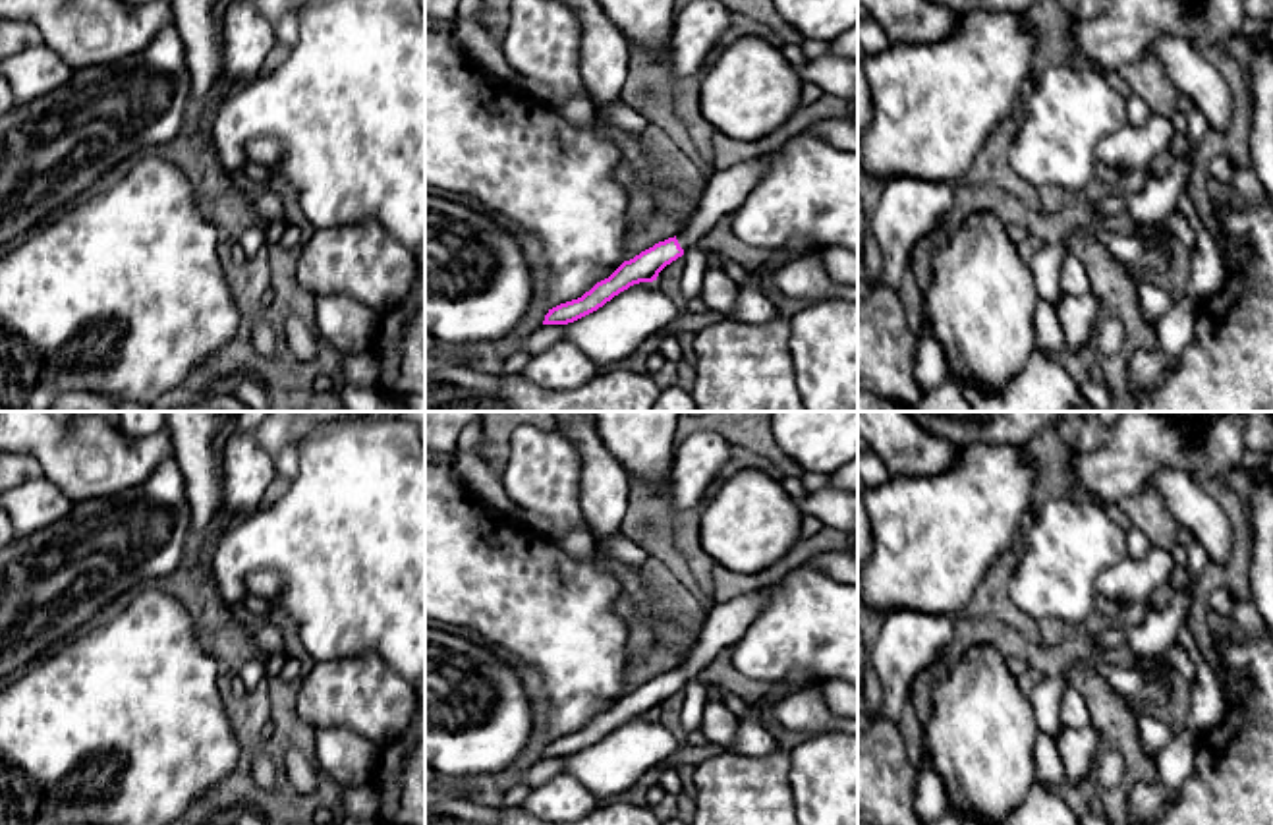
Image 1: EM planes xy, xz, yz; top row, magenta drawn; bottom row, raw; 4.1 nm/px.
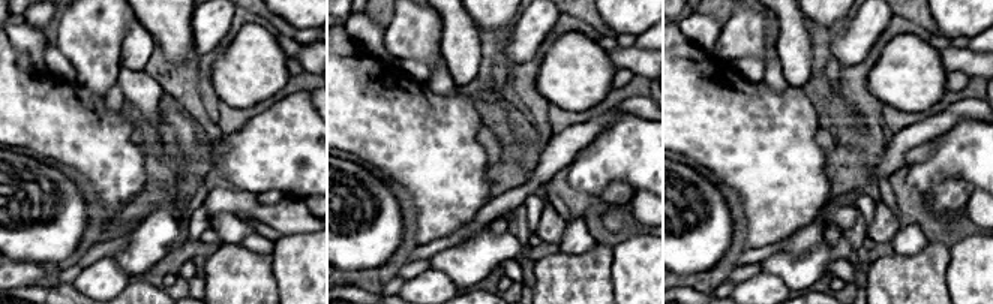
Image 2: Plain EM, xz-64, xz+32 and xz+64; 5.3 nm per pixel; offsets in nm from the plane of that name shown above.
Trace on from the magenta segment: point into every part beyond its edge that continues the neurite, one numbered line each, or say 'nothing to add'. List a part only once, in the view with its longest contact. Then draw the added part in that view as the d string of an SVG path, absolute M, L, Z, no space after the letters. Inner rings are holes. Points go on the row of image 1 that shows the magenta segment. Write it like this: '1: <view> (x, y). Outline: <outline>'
1: xz (715, 198). Outline: M771 153L734 164L726 170L715 170L709 178L695 185L692 203L684 213L684 230L676 236L684 251L697 247L697 242L713 226L730 218L767 170L769 156Z

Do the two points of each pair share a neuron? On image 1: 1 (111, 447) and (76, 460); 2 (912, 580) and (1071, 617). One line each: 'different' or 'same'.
1: same
2: different

